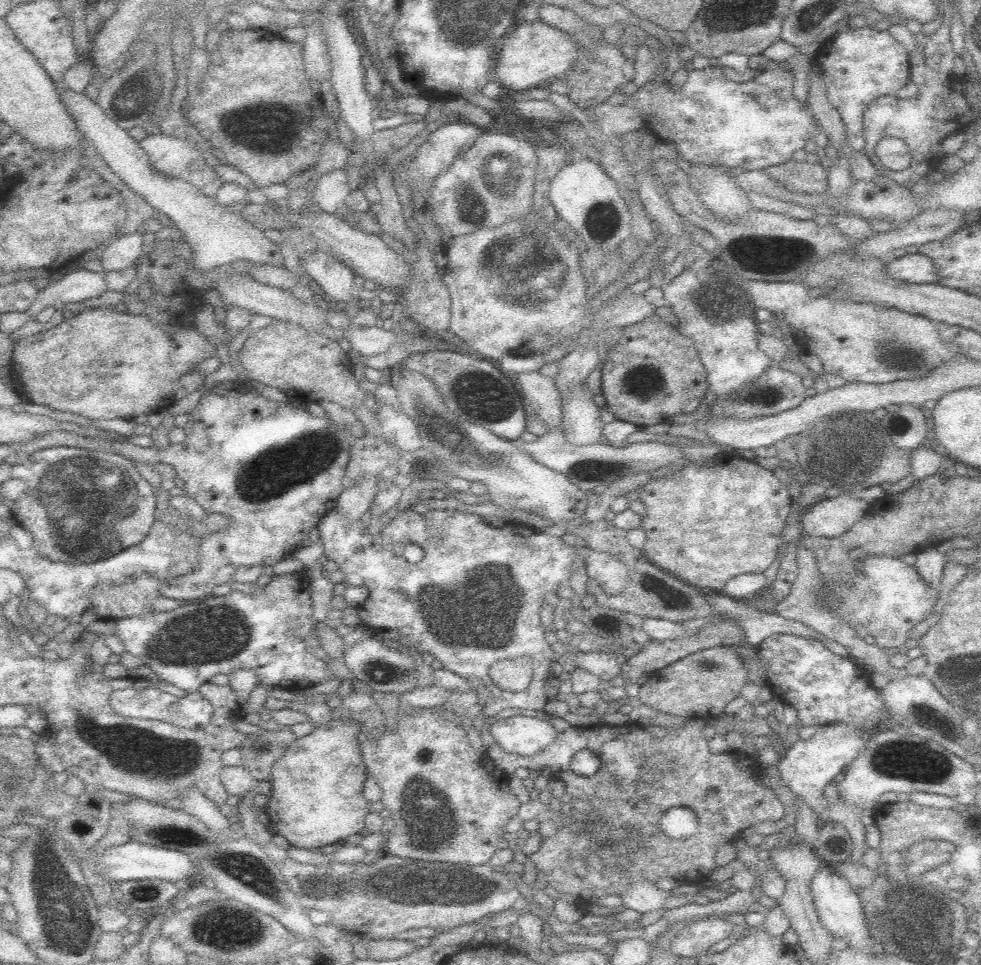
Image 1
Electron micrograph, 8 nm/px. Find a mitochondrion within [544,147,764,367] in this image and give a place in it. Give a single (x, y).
(719, 301)

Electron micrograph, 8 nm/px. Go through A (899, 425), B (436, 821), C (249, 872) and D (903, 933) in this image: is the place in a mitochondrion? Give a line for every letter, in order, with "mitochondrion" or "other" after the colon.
A: other
B: mitochondrion
C: mitochondrion
D: mitochondrion

